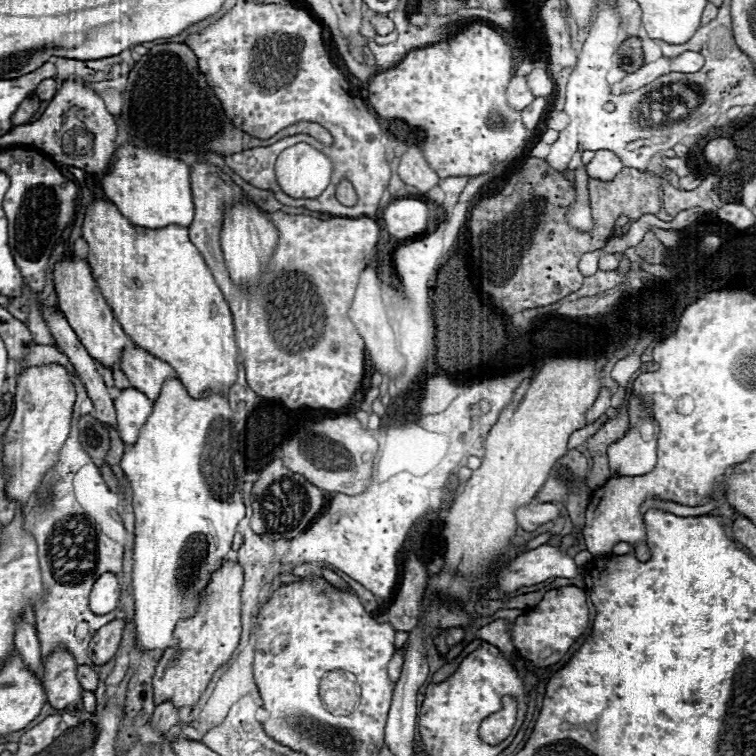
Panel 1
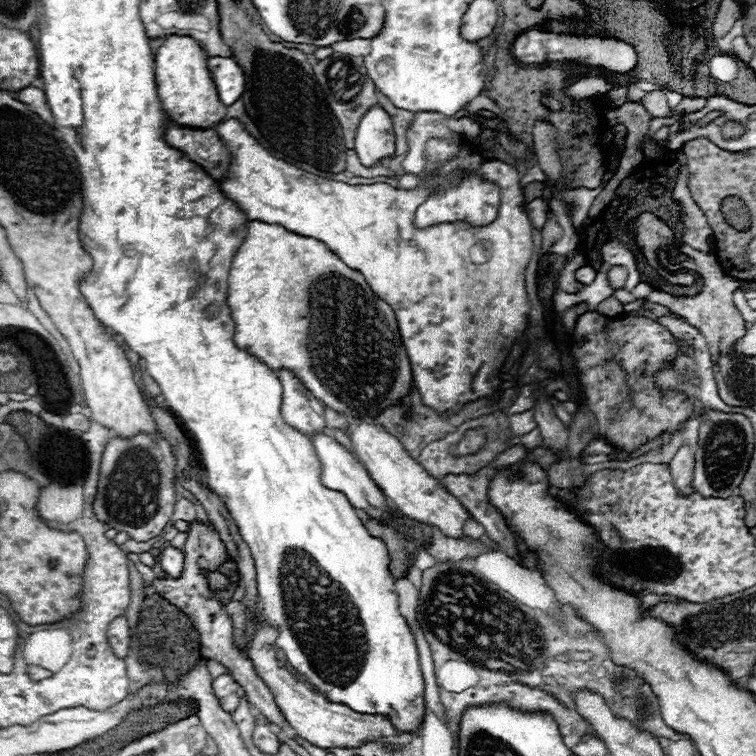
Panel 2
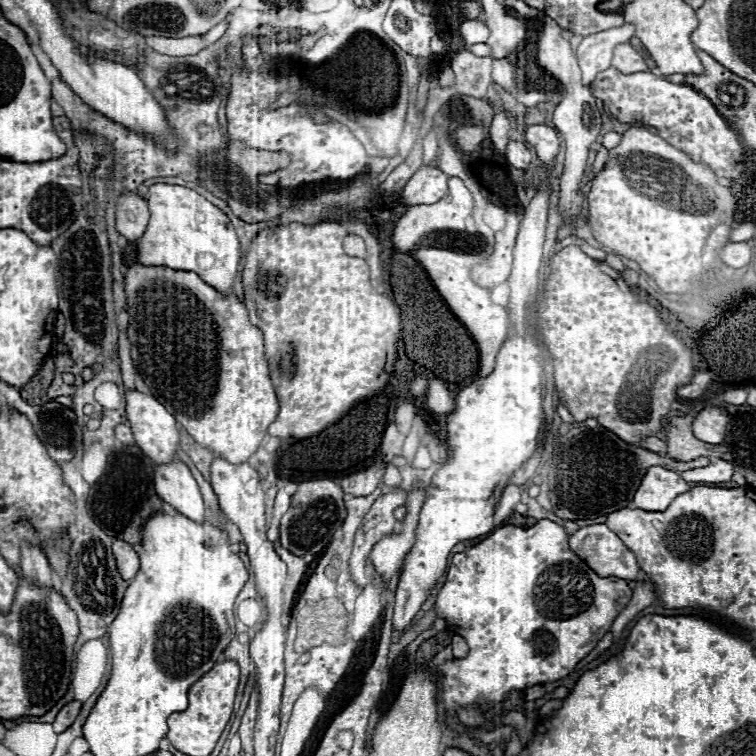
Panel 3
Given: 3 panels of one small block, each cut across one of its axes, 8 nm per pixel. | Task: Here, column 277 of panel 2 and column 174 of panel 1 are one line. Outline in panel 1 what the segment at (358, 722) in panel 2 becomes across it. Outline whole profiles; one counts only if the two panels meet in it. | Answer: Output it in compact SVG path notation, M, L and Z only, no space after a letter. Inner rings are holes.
M224 560L220 568L210 574L210 582L200 596L200 604L190 618L176 624L176 646L166 648L158 660L154 674L154 702L172 702L174 706L194 706L206 690L212 674L230 660L240 640L240 592L244 584L244 570L240 562Z

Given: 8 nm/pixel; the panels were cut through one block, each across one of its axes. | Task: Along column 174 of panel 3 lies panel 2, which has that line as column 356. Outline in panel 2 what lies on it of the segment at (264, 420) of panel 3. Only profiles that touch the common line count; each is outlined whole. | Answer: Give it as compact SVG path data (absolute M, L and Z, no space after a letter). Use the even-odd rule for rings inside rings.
M252 220L252 222L248 222L246 240L244 240L244 244L240 246L240 250L234 256L228 284L230 284L230 288L228 288L228 306L232 308L232 318L236 322L234 344L240 350L246 350L250 356L256 356L260 362L264 362L274 372L280 370L280 368L290 370L318 402L332 408L334 412L344 414L344 416L364 418L366 422L370 422L372 418L376 418L382 412L382 408L388 408L392 404L400 404L400 400L410 392L410 388L412 388L412 368L410 368L406 348L402 344L402 336L398 332L394 310L390 308L390 304L386 304L382 298L378 298L370 290L370 286L366 284L364 276L358 270L348 268L336 254L332 254L326 248L326 244L322 244L322 242L318 242L314 238L304 238L304 236L292 234L292 232L288 232L288 230L284 230L282 226L276 226L276 224L266 224L266 222Z

